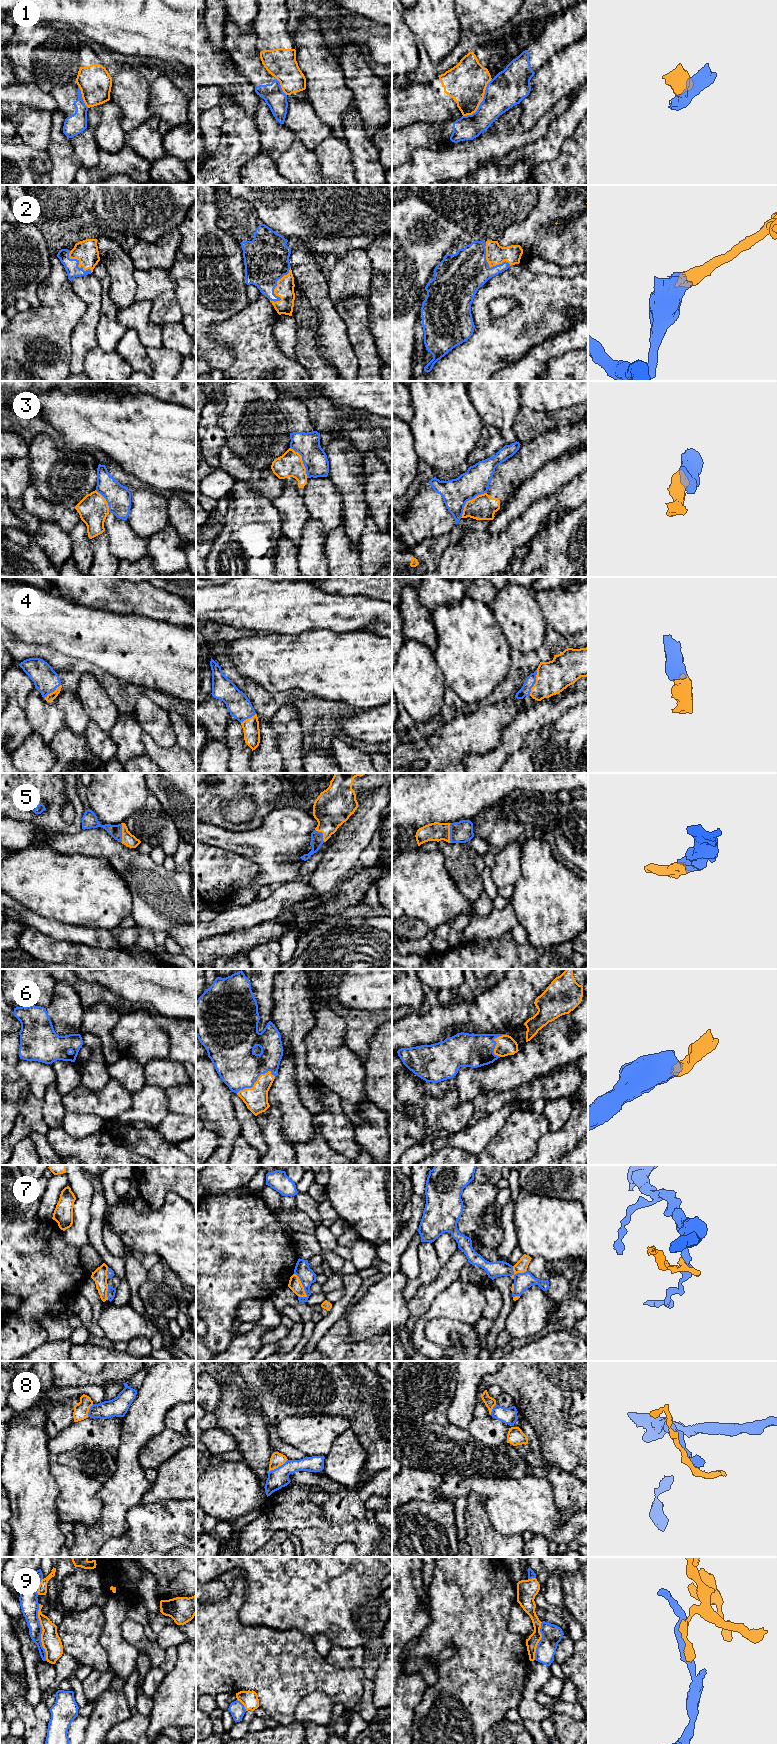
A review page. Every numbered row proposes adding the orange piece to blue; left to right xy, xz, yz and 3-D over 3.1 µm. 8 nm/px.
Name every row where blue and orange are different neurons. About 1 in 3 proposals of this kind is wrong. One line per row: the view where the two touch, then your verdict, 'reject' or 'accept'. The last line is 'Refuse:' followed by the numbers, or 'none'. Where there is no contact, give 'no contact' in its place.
1: meets blue in yz; reject
2: meets blue in yz; accept
3: meets blue in yz; reject
4: meets blue in yz; accept
5: meets blue in yz; accept
6: meets blue in xz; accept
7: meets blue in xz; reject
8: meets blue in xz; reject
9: meets blue in xy; reject
Refuse: 1, 3, 7, 8, 9

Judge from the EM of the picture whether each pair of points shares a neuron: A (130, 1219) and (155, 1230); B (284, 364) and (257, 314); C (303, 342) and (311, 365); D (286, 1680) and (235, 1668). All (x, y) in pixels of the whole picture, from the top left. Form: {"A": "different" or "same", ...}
{"A": "same", "B": "same", "C": "same", "D": "same"}

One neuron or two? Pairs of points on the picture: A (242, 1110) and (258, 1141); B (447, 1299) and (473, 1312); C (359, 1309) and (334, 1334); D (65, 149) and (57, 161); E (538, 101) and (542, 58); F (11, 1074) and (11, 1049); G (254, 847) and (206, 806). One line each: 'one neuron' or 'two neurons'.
A: one neuron
B: one neuron
C: two neurons
D: two neurons
E: two neurons
F: one neuron
G: two neurons

